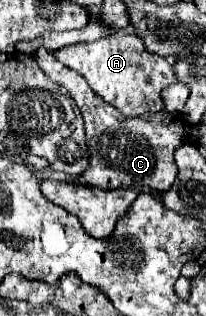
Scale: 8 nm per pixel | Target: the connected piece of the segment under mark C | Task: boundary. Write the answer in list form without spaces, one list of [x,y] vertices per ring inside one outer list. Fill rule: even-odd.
[[[39,47],[33,55],[41,71],[65,87],[79,107],[89,147],[89,167],[79,177],[79,185],[91,185],[99,189],[155,189],[167,191],[171,189],[177,177],[177,165],[173,161],[175,149],[185,141],[185,119],[181,113],[145,113],[139,117],[125,117],[113,105],[105,103],[99,95],[91,91],[87,81],[73,69],[61,65],[55,55],[51,55],[45,47]]]

